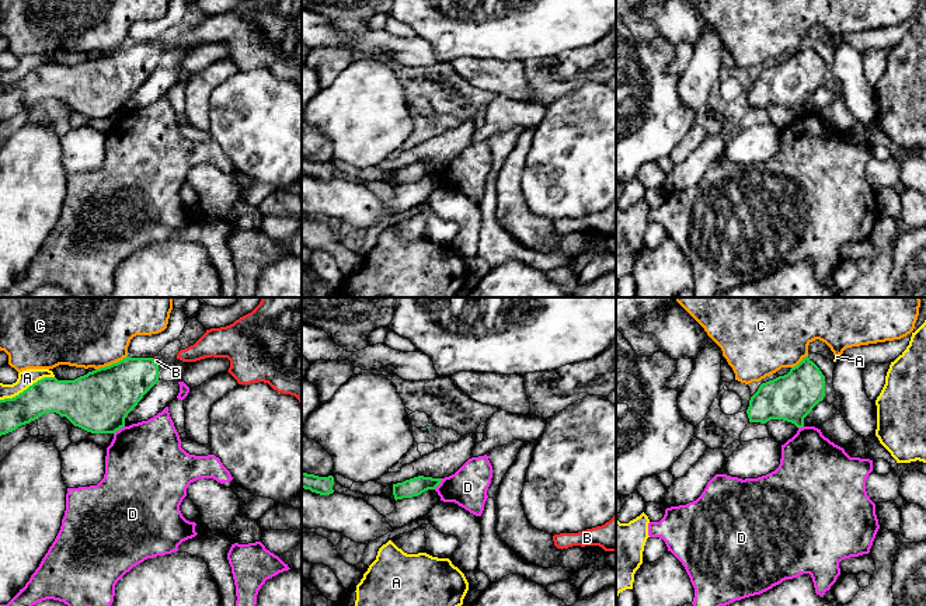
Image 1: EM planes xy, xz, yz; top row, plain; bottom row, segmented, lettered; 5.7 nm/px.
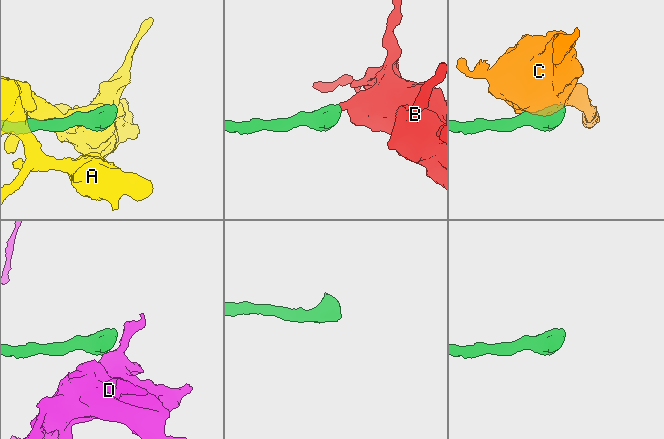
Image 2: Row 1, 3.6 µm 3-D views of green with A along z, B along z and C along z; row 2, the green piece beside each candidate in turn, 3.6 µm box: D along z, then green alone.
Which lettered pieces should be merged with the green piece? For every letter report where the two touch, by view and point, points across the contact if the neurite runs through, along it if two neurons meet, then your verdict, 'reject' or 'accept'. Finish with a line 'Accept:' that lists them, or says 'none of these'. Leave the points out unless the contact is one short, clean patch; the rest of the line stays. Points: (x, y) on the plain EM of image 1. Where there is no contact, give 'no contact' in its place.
A: xy (28, 73) | reject
B: xy (155, 48) | across xy (119, 73), (155, 48), (156, 46) | accept
C: xy (112, 49) | reject
D: xy (118, 115) | along xy (124, 111), (114, 119) | reject
Accept: B

